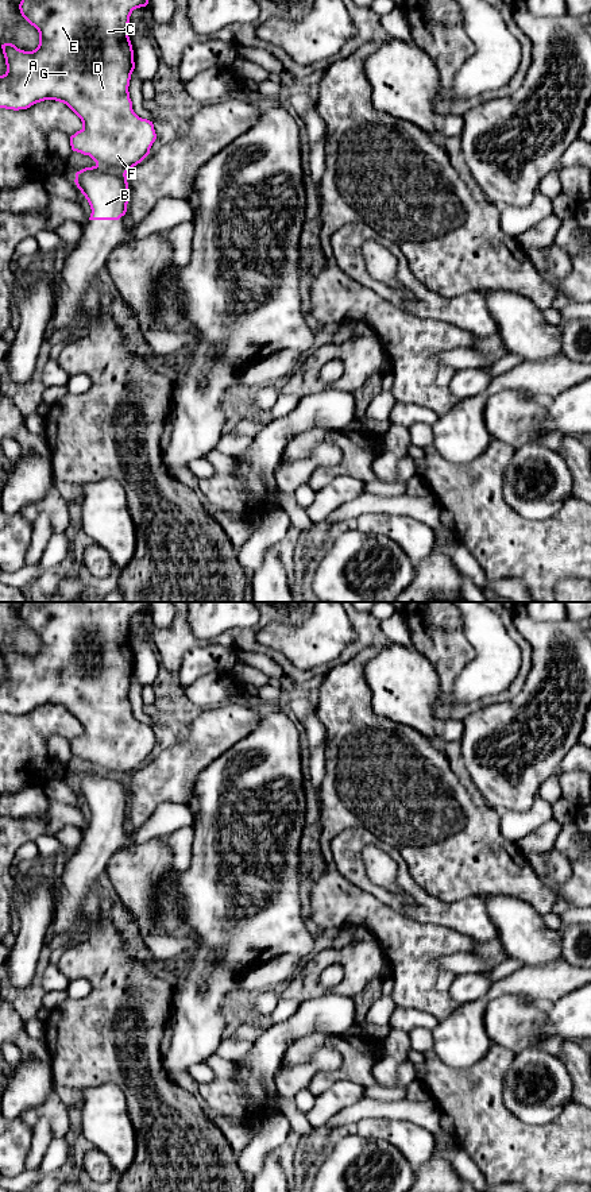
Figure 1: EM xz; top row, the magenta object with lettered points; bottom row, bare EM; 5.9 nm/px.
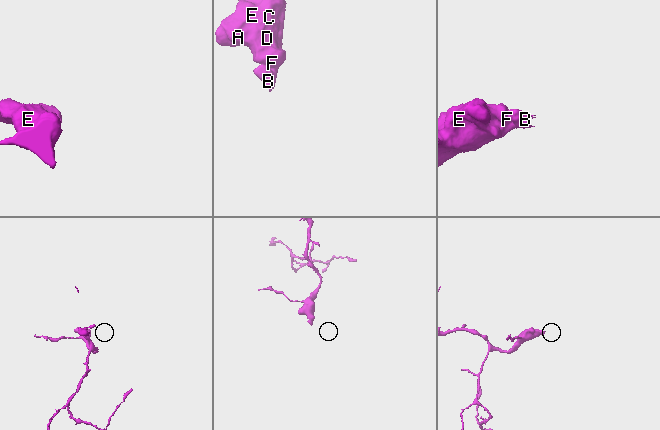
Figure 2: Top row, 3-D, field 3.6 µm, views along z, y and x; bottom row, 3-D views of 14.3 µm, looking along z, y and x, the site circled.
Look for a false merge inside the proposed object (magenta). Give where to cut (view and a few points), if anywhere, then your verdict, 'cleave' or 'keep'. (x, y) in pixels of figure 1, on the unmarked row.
cut none; keep

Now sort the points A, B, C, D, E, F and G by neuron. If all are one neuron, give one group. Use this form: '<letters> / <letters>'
A B C D E F G

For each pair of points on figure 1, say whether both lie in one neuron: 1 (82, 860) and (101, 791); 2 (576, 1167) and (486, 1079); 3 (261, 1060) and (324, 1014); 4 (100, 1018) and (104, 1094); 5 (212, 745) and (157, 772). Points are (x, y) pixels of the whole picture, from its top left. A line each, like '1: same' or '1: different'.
1: same
2: same
3: same
4: different
5: same

